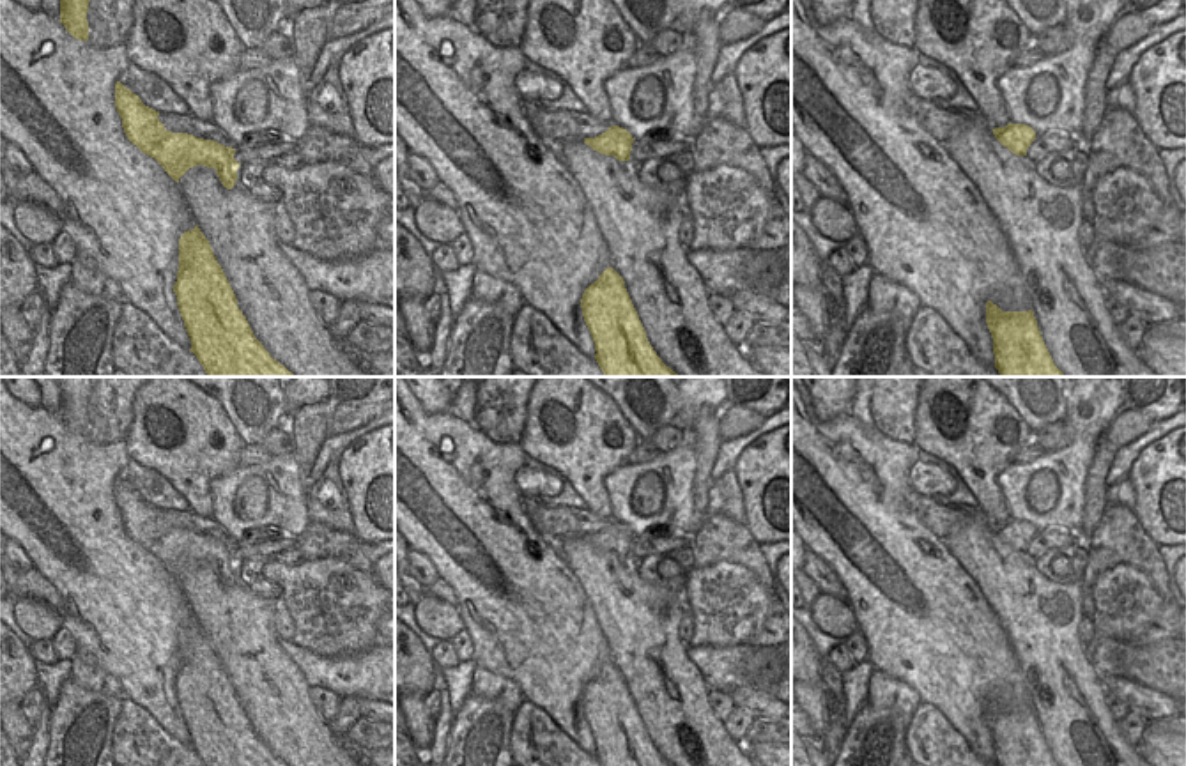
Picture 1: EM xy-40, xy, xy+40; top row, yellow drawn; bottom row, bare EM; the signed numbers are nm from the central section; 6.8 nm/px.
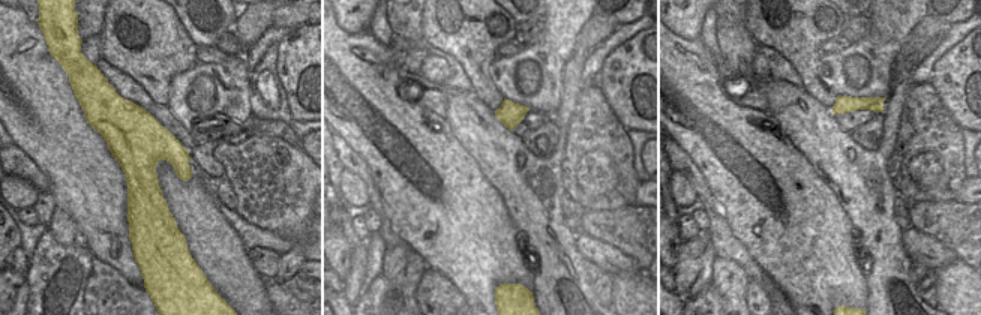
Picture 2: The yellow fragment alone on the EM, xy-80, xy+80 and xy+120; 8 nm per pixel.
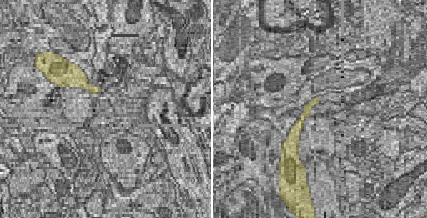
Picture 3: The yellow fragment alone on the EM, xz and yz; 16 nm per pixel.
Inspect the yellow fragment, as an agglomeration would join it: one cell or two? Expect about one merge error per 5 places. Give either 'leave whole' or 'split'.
leave whole

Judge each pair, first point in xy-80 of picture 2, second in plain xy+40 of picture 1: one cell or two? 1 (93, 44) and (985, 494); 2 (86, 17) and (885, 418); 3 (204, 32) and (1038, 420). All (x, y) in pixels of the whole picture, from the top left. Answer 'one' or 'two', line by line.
1: two
2: one
3: one

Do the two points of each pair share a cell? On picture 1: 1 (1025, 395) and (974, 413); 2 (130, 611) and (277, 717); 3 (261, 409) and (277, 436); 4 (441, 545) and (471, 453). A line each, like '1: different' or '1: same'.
1: different
2: different
3: different
4: same

